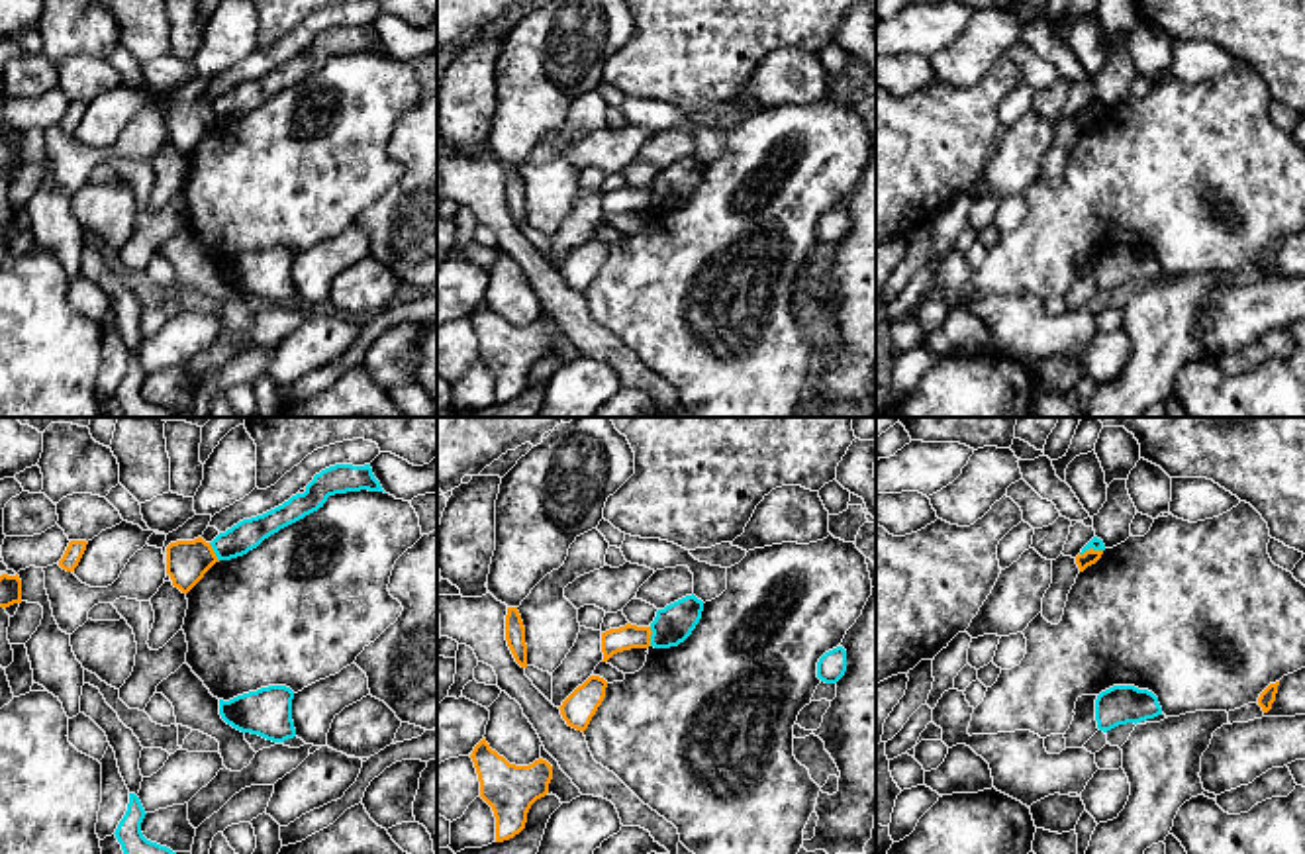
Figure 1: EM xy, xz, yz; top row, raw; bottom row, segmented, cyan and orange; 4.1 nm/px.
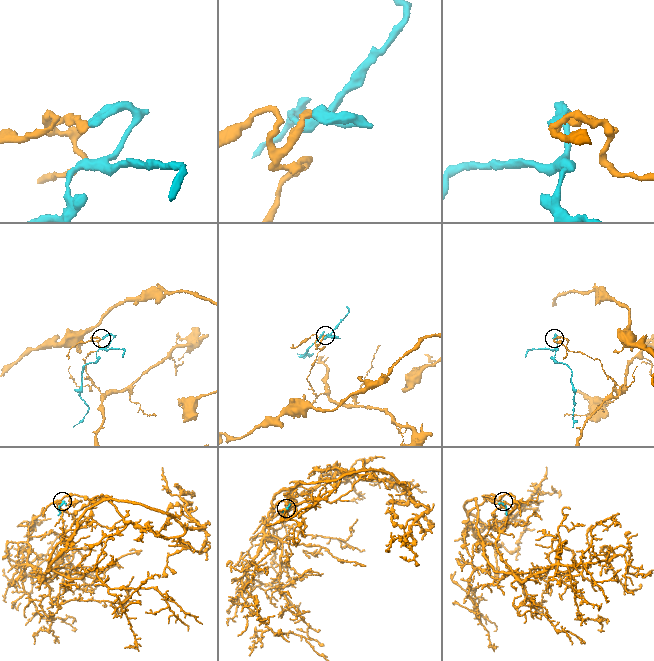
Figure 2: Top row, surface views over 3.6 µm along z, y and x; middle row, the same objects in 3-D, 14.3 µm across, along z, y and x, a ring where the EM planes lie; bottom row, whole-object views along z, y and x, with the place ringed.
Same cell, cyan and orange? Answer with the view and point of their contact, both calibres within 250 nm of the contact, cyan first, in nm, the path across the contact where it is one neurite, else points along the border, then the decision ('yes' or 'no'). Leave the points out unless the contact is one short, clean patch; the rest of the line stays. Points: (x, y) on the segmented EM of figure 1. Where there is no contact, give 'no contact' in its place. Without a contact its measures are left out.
contact xz (651, 637); calibres 160 and 100 nm; border xz (649, 627), (651, 645); no

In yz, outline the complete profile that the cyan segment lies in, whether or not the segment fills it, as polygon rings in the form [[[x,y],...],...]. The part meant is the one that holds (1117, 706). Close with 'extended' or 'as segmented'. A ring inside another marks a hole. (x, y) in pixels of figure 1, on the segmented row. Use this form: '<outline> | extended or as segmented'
[[[1113,686],[1095,699],[1097,729],[1107,733],[1119,725],[1140,723],[1162,715],[1158,697],[1135,686]]] | as segmented

